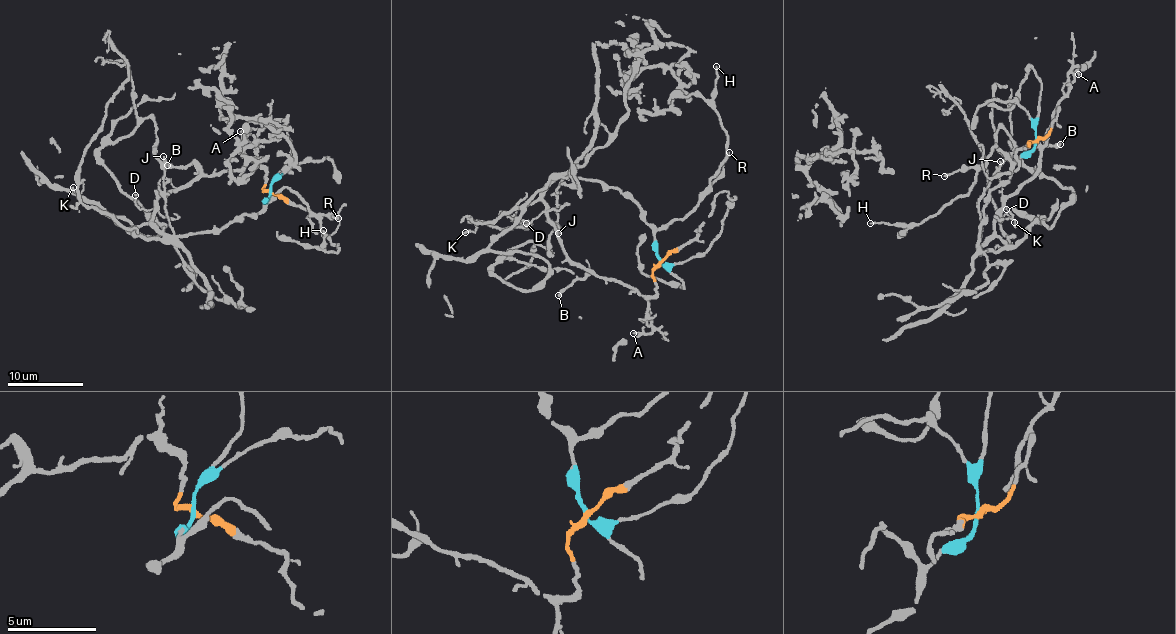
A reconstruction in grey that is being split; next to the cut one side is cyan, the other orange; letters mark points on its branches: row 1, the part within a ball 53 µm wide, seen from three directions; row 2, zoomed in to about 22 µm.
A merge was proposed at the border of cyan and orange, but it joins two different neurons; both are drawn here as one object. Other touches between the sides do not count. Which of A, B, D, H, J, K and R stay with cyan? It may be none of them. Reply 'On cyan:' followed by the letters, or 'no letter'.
On cyan: H, R

